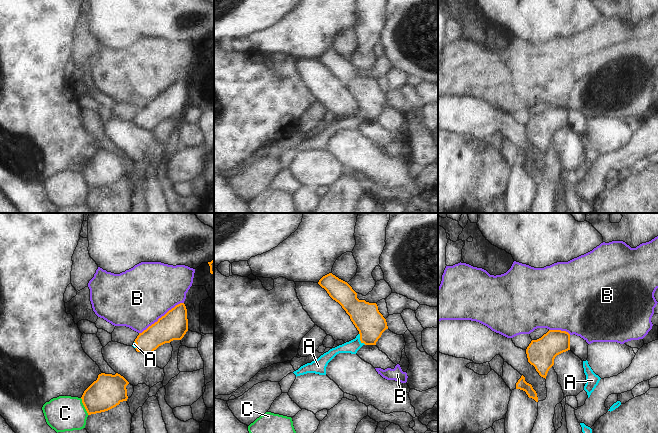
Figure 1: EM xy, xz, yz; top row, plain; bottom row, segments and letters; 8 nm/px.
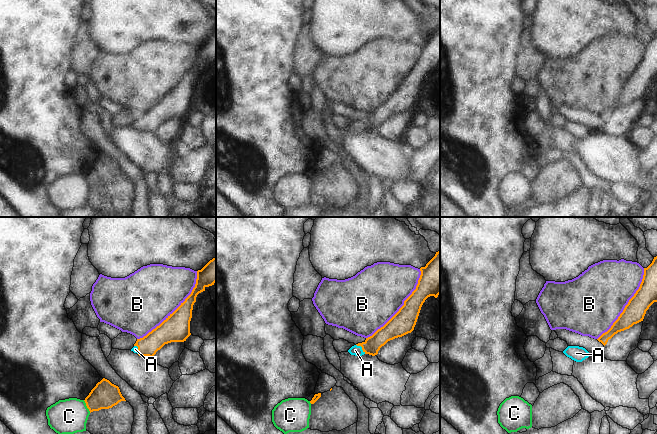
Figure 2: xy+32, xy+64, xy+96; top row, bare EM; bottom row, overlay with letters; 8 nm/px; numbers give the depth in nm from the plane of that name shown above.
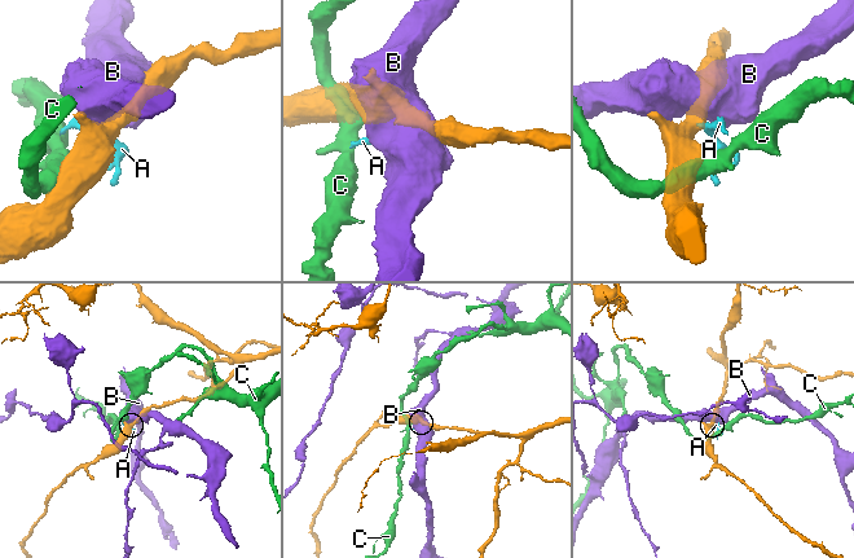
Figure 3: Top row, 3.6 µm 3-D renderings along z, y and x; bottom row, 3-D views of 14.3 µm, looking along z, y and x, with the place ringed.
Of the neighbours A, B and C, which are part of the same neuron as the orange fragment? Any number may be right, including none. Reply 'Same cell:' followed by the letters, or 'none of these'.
Same cell: A.

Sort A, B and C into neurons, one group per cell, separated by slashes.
A / B / C

